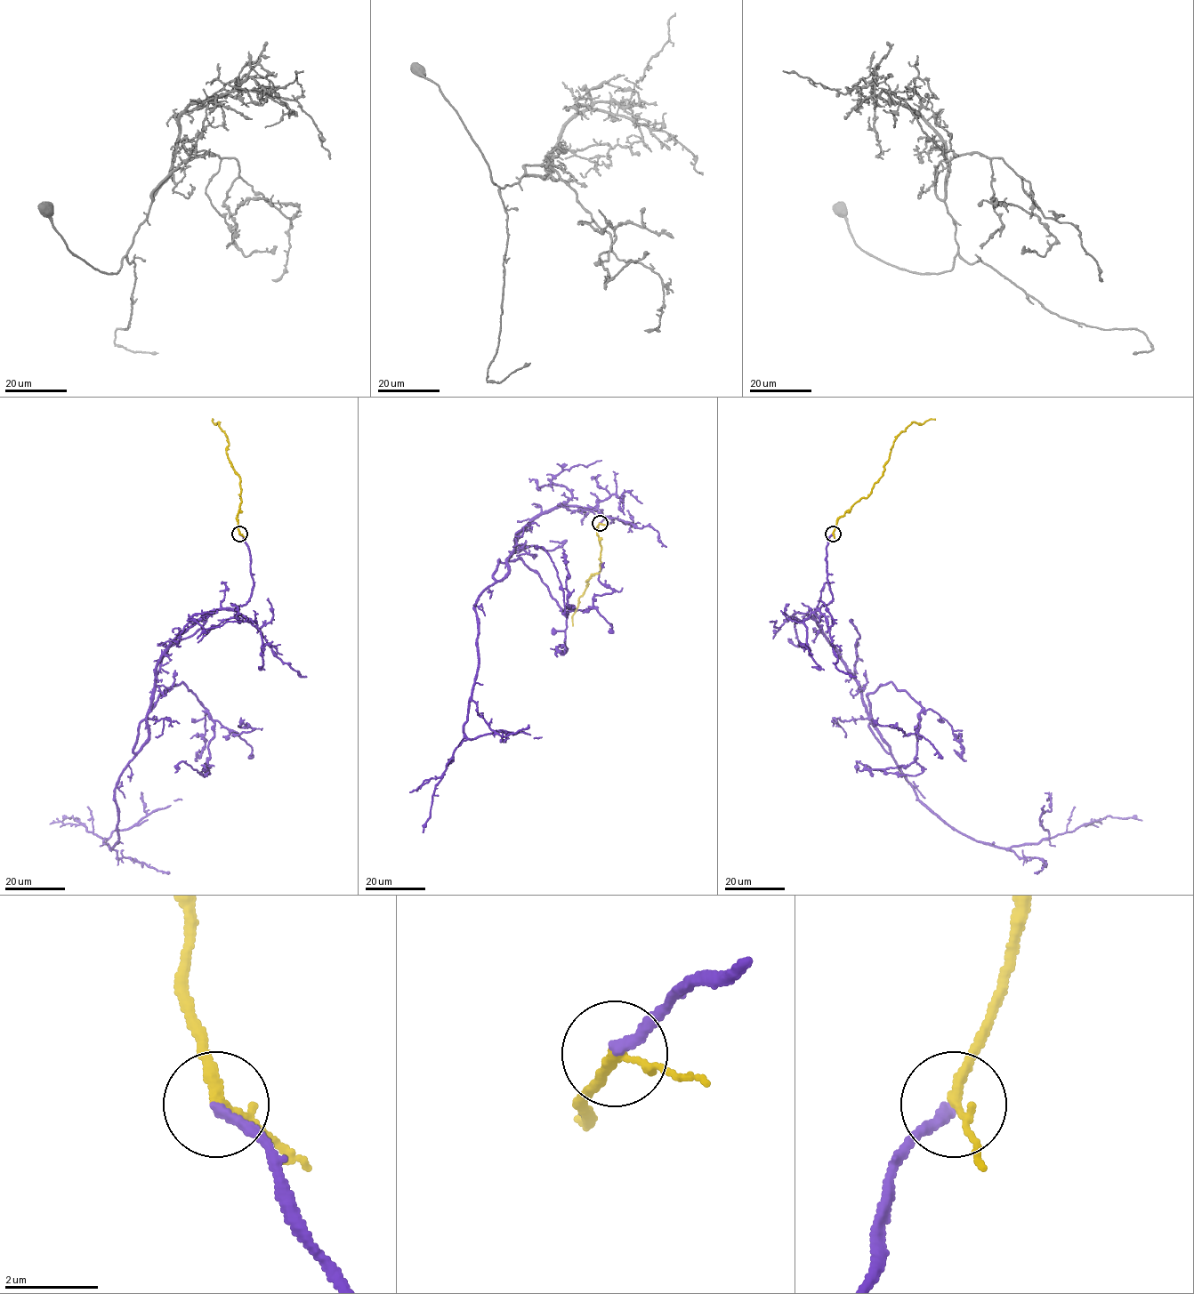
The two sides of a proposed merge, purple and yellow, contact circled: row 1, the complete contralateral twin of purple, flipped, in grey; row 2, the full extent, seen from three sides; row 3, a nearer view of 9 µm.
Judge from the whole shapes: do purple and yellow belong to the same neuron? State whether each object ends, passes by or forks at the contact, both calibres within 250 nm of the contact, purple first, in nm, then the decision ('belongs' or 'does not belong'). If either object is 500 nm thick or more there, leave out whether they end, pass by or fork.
purple ends | yellow passes by | 220/190 nm | belongs

